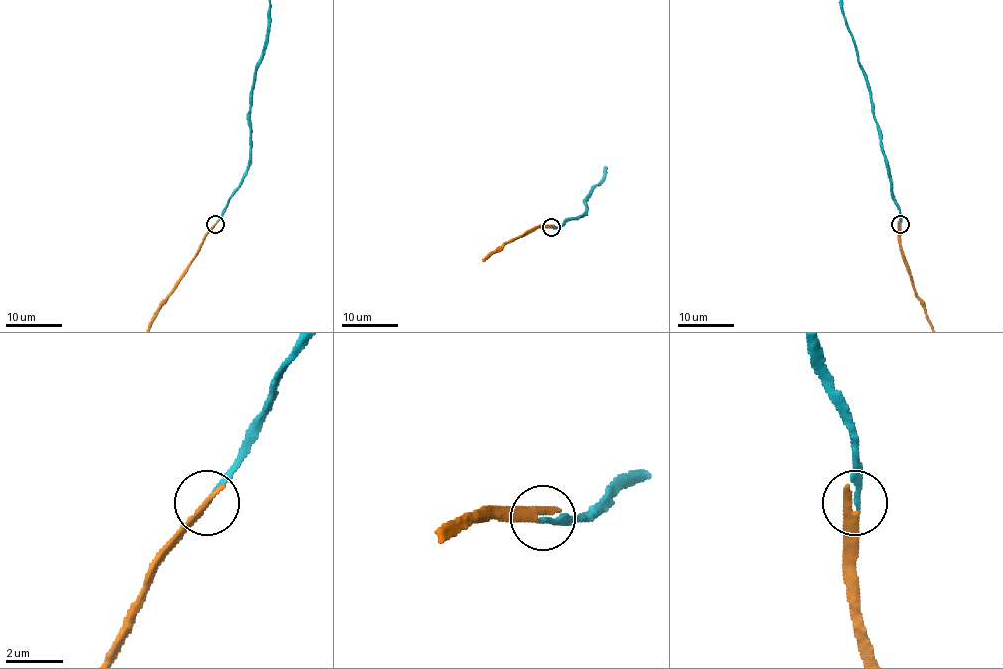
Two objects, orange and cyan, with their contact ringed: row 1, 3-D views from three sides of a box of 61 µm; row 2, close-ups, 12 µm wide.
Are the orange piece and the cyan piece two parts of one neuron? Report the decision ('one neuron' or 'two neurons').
one neuron

